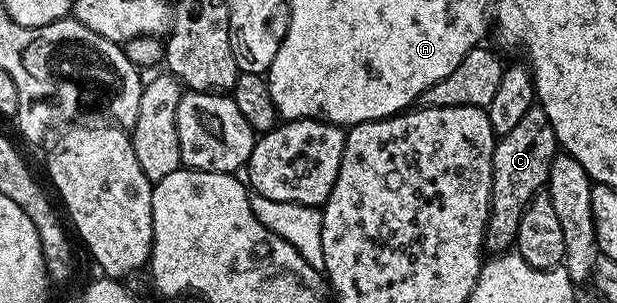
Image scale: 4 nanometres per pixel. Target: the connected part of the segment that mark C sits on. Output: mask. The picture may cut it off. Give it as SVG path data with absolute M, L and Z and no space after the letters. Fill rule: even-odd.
M540 105L532 106L520 122L495 142L492 157L492 191L490 193L490 220L486 226L484 247L490 253L502 253L515 242L520 217L531 199L546 186L546 178L554 156L559 154L558 138L548 121L548 113Z

